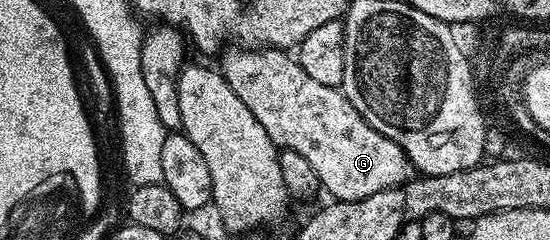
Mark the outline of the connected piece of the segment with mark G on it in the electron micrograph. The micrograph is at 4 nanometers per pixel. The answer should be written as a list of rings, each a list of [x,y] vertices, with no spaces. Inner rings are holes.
[[[267,47],[266,49],[235,49],[239,51],[230,51],[230,49],[222,52],[223,67],[221,66],[221,74],[225,77],[225,81],[229,81],[229,89],[233,89],[233,93],[237,93],[237,97],[241,97],[241,102],[249,109],[249,113],[253,113],[253,117],[257,117],[257,121],[261,121],[261,129],[265,129],[265,133],[269,133],[269,137],[274,141],[276,147],[286,149],[293,153],[301,153],[301,157],[305,157],[305,161],[309,161],[309,165],[313,165],[313,173],[317,173],[320,188],[324,192],[331,194],[332,200],[344,203],[345,201],[361,201],[365,197],[373,197],[373,193],[381,193],[381,189],[389,189],[396,187],[402,183],[406,183],[412,178],[413,168],[409,157],[401,149],[401,145],[397,145],[393,141],[389,141],[389,137],[385,137],[381,133],[377,133],[377,129],[373,129],[373,125],[369,125],[365,121],[365,117],[361,117],[361,113],[357,113],[357,109],[353,109],[351,102],[346,99],[342,90],[338,87],[330,87],[329,85],[320,85],[313,77],[309,77],[309,73],[305,73],[305,69],[301,69],[298,58],[291,59],[286,50],[278,47]]]

